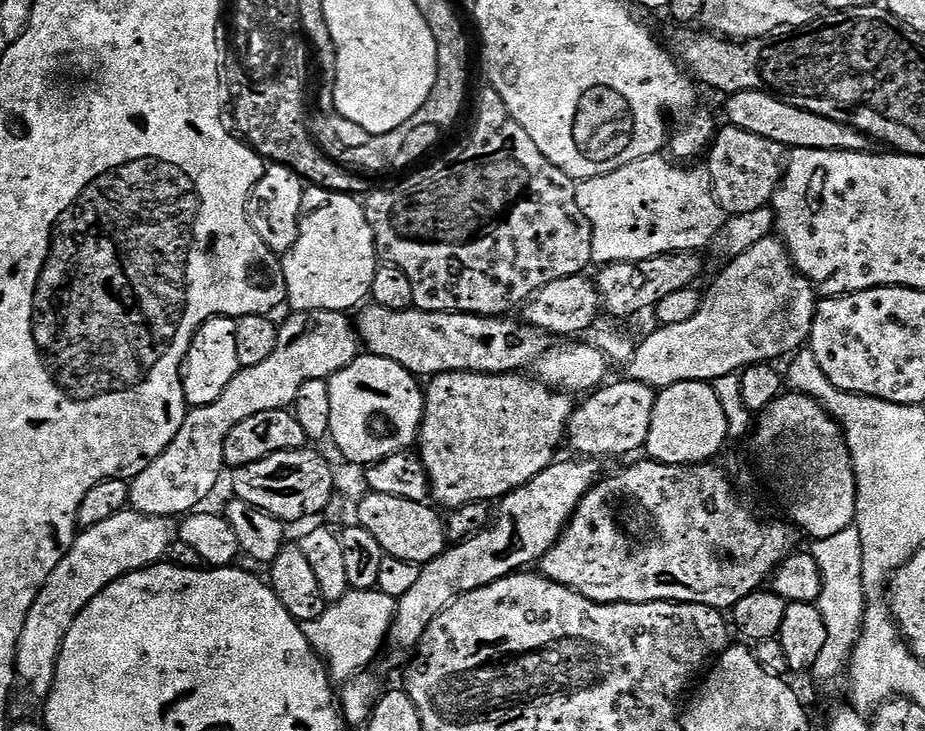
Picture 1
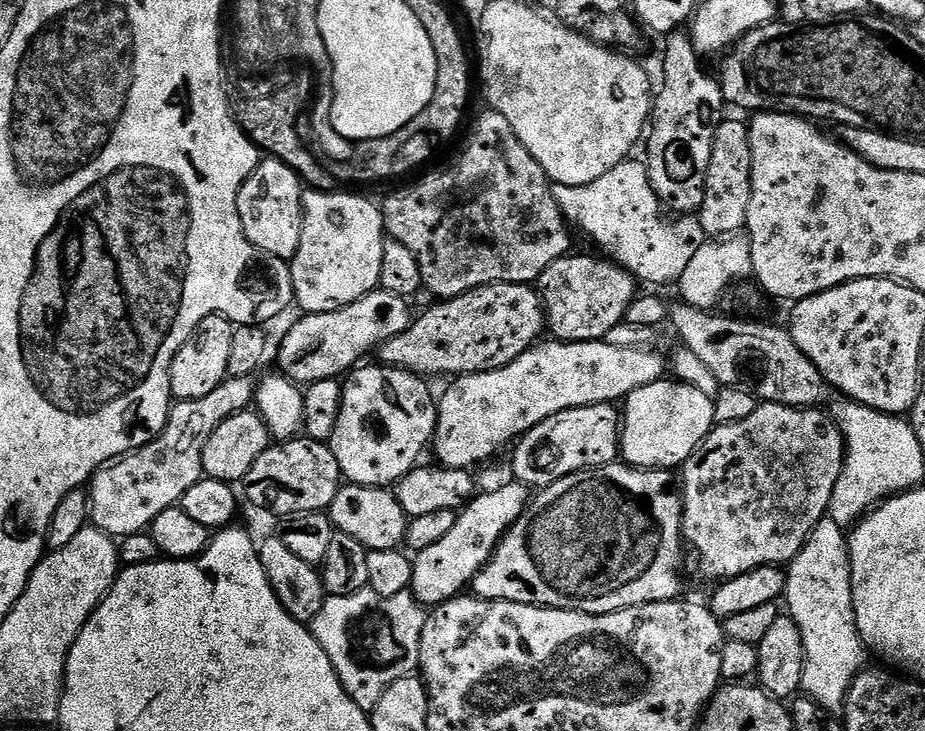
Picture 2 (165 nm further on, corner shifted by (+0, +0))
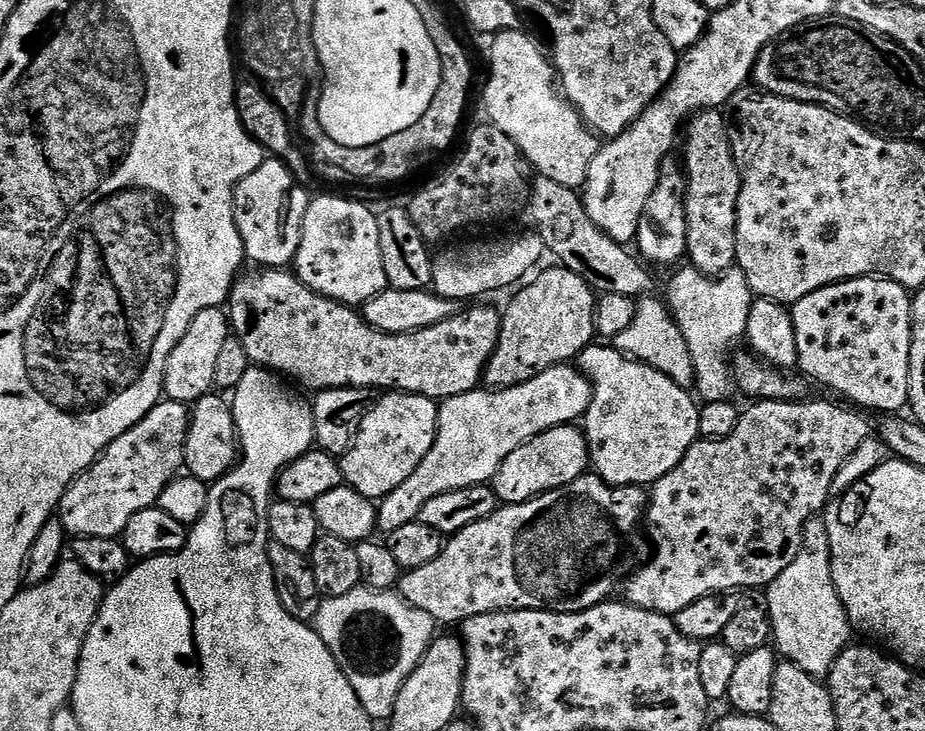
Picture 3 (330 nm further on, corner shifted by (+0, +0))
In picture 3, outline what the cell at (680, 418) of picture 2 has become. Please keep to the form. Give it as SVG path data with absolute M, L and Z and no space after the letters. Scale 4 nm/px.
M615 346L596 347L589 347L582 356L583 371L592 381L592 401L582 417L582 431L588 437L591 467L595 475L618 488L651 486L666 474L670 474L670 470L674 470L674 466L682 462L690 446L696 443L700 436L700 408L693 393L666 378L666 374L639 364L637 360L629 360Z

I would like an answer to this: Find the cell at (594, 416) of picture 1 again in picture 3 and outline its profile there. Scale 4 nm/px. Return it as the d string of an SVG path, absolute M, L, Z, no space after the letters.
M575 423L563 424L518 446L518 450L514 450L514 454L510 454L510 458L506 458L502 466L498 466L496 477L492 479L490 486L496 491L496 499L501 505L521 504L544 492L558 490L574 482L579 476L585 475L589 468L588 437Z

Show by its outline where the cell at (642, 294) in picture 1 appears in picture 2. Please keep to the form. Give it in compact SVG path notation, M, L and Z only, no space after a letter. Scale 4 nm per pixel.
M576 255L563 256L558 262L546 266L538 281L538 291L544 299L547 331L566 344L602 340L614 326L625 323L630 306L638 295L636 277L619 264L599 255Z

